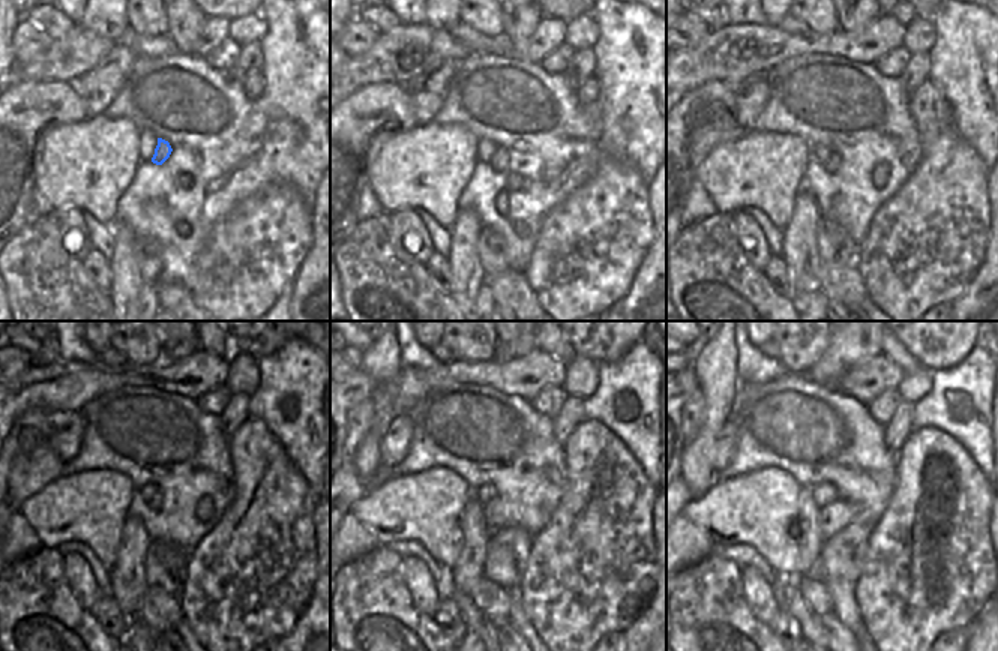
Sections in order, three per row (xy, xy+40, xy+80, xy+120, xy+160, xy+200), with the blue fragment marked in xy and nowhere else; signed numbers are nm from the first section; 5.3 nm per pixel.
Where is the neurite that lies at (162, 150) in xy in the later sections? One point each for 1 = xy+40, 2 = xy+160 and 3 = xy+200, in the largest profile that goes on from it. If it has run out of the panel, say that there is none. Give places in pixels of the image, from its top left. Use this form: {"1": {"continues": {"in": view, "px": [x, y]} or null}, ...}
{"1": {"continues": {"in": "xy+40", "px": [500, 159]}}, "2": {"continues": {"in": "xy+160", "px": [494, 512]}}, "3": {"continues": {"in": "xy+200", "px": [832, 518]}}}

